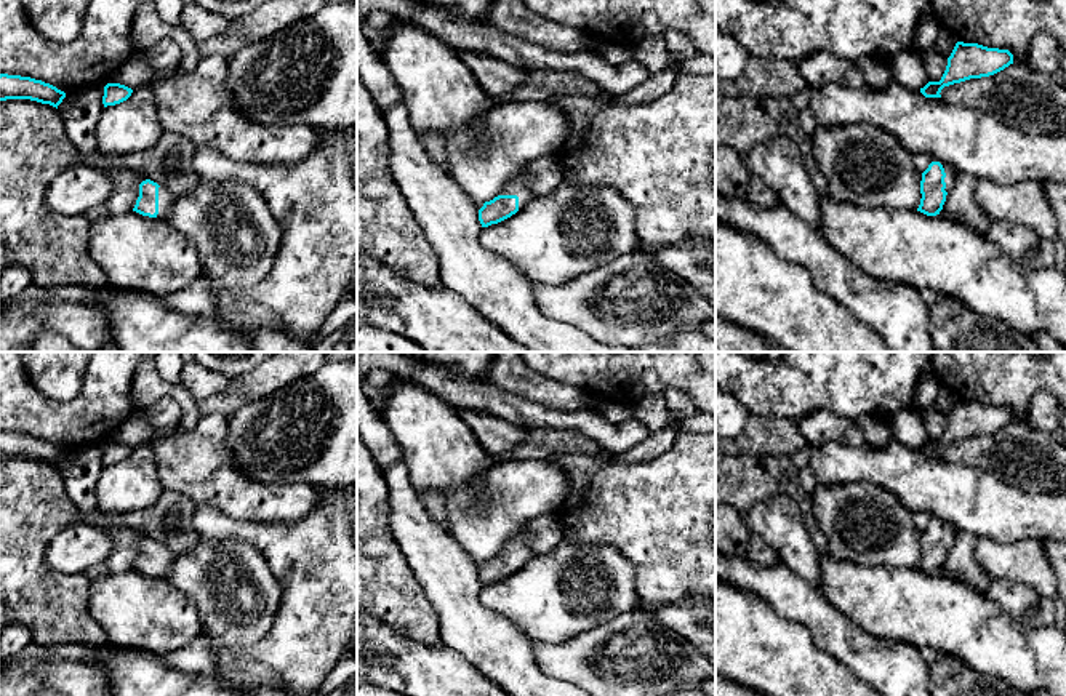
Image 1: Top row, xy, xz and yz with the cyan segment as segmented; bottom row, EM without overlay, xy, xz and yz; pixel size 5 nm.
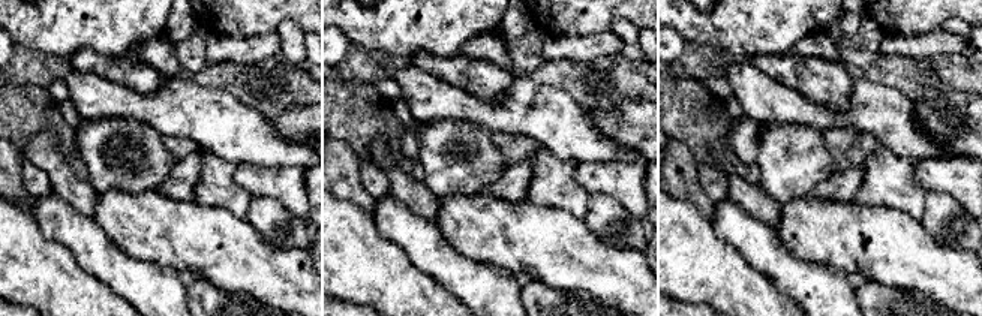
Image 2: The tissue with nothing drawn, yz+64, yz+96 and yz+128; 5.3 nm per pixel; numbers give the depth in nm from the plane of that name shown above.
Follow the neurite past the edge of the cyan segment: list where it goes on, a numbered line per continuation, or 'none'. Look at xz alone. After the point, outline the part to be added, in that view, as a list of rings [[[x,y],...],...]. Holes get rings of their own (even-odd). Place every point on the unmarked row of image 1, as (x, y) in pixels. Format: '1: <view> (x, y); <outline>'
1: xz (519, 544); [[[528,523],[519,528],[499,550],[499,554],[517,554],[519,568],[522,568],[527,563],[527,560],[533,555],[531,544],[525,538],[527,528]]]

